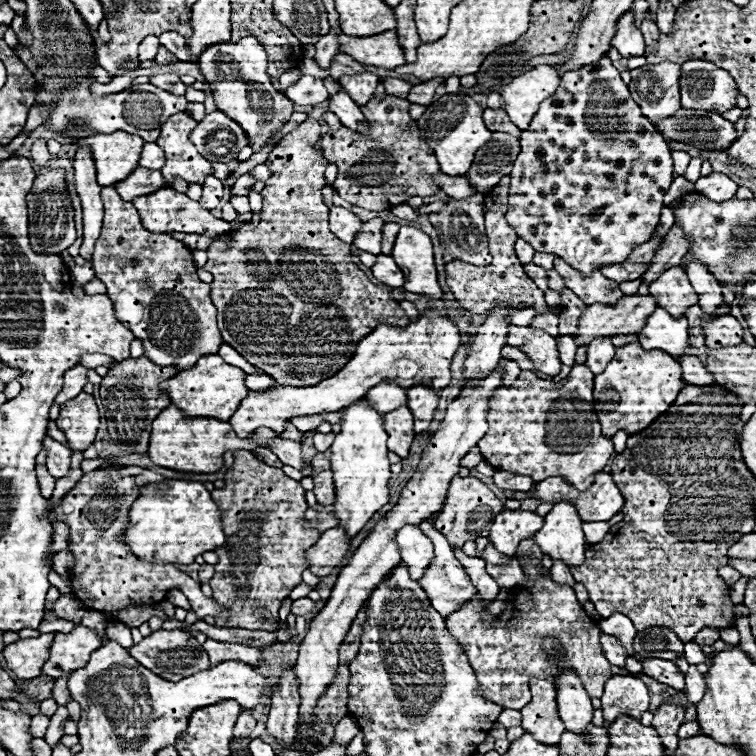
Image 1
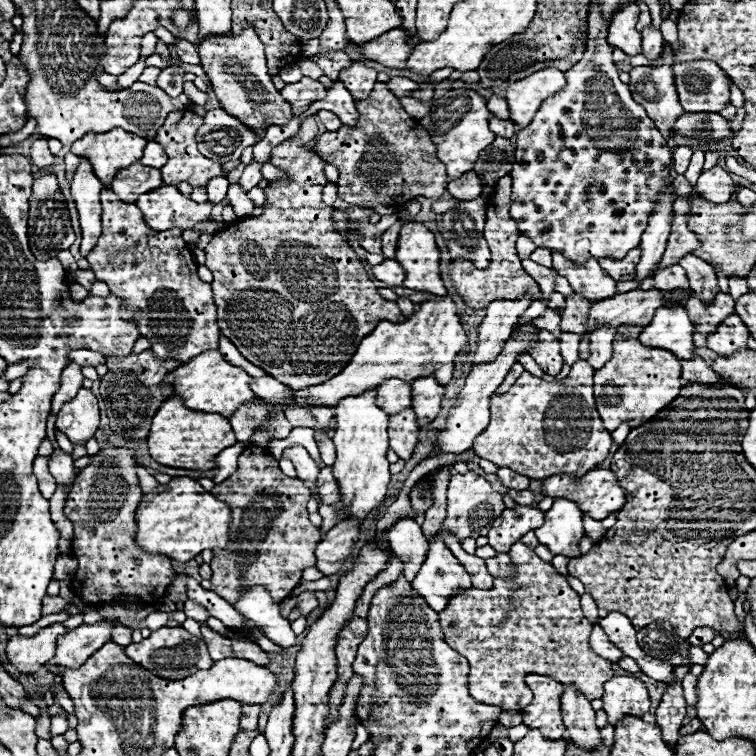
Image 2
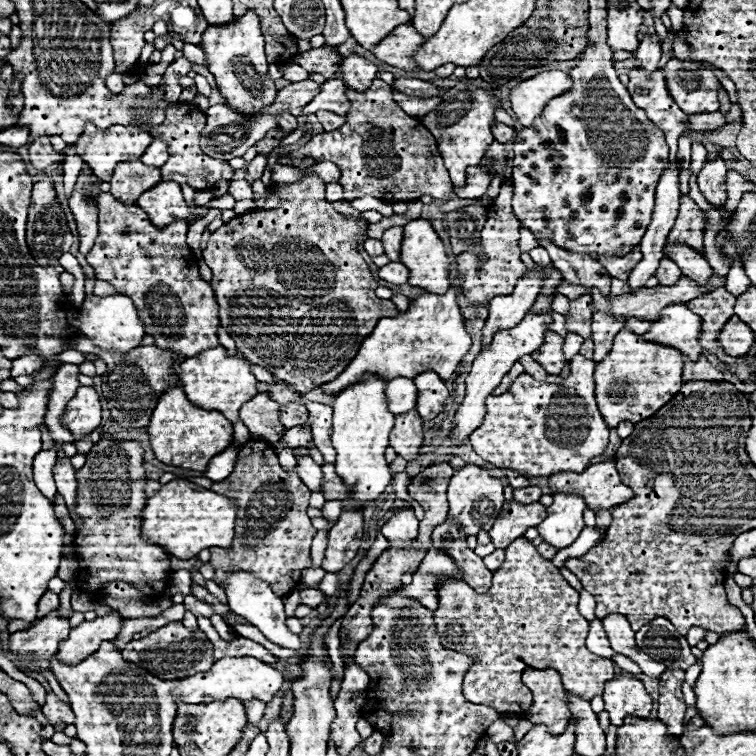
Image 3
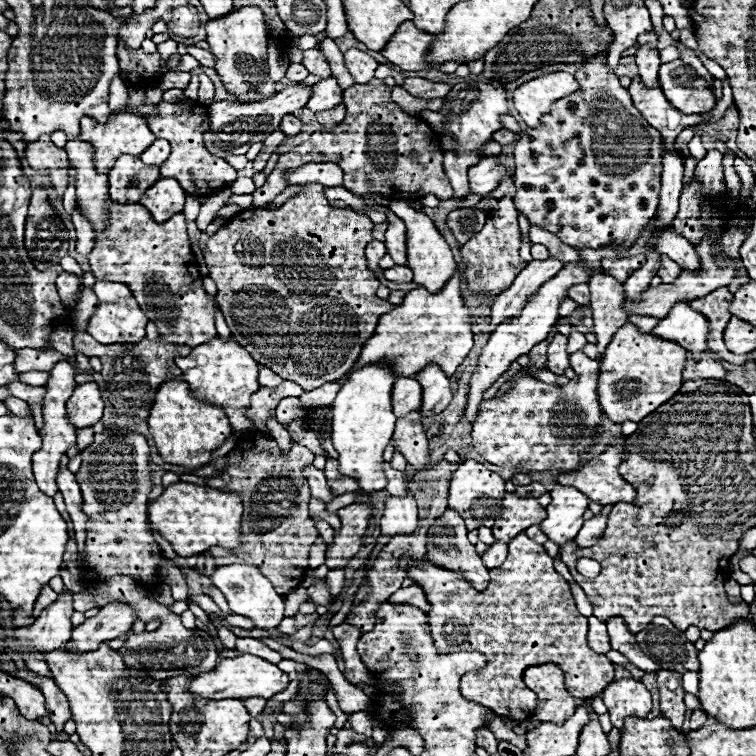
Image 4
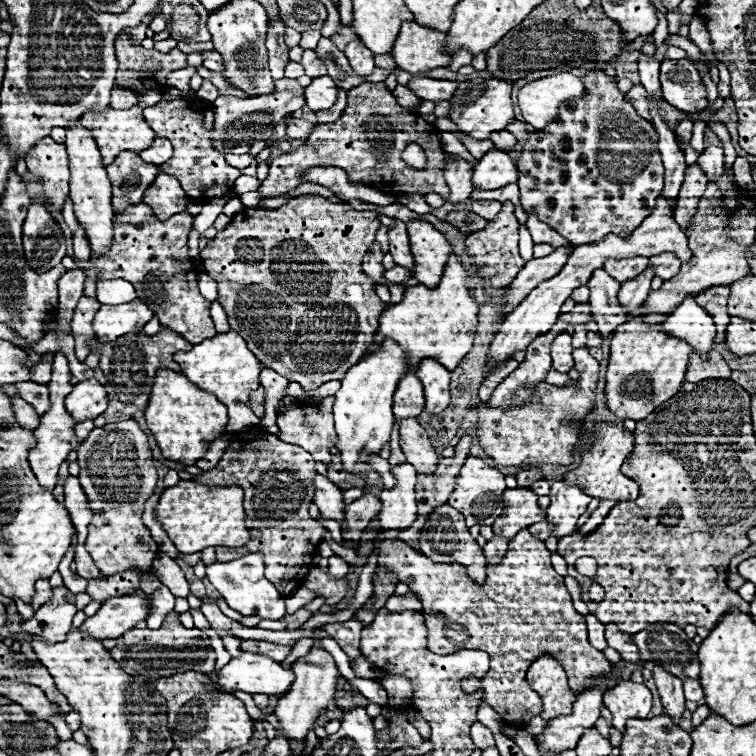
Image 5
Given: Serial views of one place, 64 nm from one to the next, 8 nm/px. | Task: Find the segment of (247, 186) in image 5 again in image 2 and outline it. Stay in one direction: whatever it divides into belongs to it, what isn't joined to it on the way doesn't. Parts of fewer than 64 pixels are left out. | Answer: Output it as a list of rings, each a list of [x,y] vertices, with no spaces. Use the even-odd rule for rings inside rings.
[[[230,184],[228,198],[230,198],[230,204],[232,204],[232,208],[234,208],[234,212],[238,216],[248,216],[248,204],[250,204],[250,200],[248,200],[248,192],[244,192],[240,188],[240,184]]]

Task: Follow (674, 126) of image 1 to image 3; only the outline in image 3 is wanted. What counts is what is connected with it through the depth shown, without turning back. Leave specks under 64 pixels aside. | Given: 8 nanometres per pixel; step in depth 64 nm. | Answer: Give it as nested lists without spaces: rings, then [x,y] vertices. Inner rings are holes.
[[[716,110],[716,112],[700,114],[700,116],[690,116],[688,130],[704,130],[704,132],[708,132],[708,130],[716,130],[716,128],[724,126],[724,122],[726,122],[724,114],[720,110]]]

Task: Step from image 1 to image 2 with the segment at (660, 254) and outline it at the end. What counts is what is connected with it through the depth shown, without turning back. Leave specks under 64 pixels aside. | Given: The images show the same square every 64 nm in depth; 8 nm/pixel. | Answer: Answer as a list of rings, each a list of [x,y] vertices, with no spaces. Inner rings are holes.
[[[688,198],[676,200],[676,216],[672,222],[668,246],[666,246],[666,252],[664,252],[664,256],[656,268],[664,268],[664,264],[676,264],[676,260],[680,260],[680,256],[684,256],[684,252],[692,252],[692,250],[700,248],[700,240],[688,228],[690,208],[692,208],[692,204]]]

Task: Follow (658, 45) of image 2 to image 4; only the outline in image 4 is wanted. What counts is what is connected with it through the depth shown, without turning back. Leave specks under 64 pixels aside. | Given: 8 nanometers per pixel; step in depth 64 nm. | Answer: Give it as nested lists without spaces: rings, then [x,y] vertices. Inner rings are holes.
[[[640,46],[636,52],[636,66],[638,66],[642,82],[648,88],[654,88],[658,82],[658,68],[660,68],[658,50],[650,50],[648,46]]]

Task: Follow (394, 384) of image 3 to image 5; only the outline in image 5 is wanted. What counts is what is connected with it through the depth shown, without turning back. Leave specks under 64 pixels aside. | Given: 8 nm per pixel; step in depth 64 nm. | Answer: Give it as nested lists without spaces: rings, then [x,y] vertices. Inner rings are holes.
[[[410,372],[400,380],[400,388],[394,396],[394,416],[396,420],[418,416],[424,410],[424,388],[422,382]]]

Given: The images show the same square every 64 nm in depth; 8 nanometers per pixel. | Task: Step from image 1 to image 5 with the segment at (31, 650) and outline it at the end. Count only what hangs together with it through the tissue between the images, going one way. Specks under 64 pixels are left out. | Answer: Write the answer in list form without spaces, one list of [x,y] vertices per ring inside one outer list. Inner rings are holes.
[[[58,586],[52,588],[52,598],[36,610],[34,618],[22,624],[22,630],[26,634],[38,634],[52,644],[60,642],[72,630],[72,616],[76,612],[74,594],[66,586]]]

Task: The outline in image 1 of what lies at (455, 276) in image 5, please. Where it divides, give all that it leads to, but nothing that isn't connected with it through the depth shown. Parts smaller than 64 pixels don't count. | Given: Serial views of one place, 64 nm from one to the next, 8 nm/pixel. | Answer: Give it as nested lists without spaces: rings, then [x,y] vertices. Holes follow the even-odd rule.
[[[430,308],[420,314],[416,322],[410,322],[404,328],[380,324],[372,334],[362,338],[356,346],[350,362],[332,378],[322,380],[316,386],[292,388],[292,386],[274,386],[268,392],[252,392],[240,402],[240,408],[228,420],[234,432],[240,438],[248,438],[256,428],[266,426],[276,434],[284,430],[284,424],[292,416],[308,416],[322,412],[336,412],[350,404],[352,400],[360,400],[370,388],[384,380],[394,380],[400,386],[408,388],[412,384],[432,384],[434,388],[446,388],[450,384],[450,362],[456,350],[462,344],[462,334],[456,324],[450,320],[446,310]]]

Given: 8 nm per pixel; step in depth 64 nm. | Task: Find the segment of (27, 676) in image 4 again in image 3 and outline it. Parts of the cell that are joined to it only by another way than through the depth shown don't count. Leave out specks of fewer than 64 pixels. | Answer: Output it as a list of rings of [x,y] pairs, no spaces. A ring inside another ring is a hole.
[[[46,686],[46,704],[42,708],[44,716],[50,720],[50,724],[58,724],[58,722],[66,722],[66,724],[74,724],[74,716],[72,716],[72,710],[66,702],[62,702],[52,690],[50,686]],[[72,720],[72,722],[68,722]]]

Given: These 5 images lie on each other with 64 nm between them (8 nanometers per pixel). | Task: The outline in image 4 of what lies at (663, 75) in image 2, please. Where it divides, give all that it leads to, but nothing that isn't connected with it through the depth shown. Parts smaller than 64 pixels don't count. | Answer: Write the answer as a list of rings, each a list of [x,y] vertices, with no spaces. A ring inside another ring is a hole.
[[[640,78],[632,80],[628,92],[632,96],[634,106],[640,110],[640,114],[648,120],[648,124],[652,124],[654,128],[658,128],[664,134],[666,144],[672,150],[674,150],[674,138],[680,134],[680,130],[684,126],[696,126],[706,117],[706,113],[682,114],[680,110],[672,108],[672,104],[668,104],[668,100],[664,100],[660,86],[646,88]]]

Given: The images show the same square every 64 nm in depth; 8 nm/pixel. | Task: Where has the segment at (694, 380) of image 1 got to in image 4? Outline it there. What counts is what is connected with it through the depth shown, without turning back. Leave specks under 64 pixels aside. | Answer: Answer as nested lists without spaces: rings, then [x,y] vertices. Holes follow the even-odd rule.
[[[688,358],[684,364],[684,380],[724,380],[726,372],[722,362],[714,358]]]

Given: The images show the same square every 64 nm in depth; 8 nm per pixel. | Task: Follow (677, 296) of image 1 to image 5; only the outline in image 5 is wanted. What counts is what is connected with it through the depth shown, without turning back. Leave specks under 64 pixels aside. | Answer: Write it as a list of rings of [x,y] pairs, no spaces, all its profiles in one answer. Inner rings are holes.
[[[664,252],[664,254],[658,254],[658,256],[650,256],[648,258],[650,262],[650,268],[656,276],[660,276],[662,280],[670,280],[672,274],[676,274],[680,270],[680,258],[676,258],[674,254],[670,252]]]

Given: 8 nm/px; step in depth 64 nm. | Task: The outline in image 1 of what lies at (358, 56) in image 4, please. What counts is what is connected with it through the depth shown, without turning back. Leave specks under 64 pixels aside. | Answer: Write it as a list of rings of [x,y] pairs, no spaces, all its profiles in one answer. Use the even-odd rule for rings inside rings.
[[[360,72],[360,74],[342,76],[338,82],[352,96],[352,100],[356,100],[356,104],[360,106],[372,98],[372,94],[378,86],[378,76],[374,72]]]

